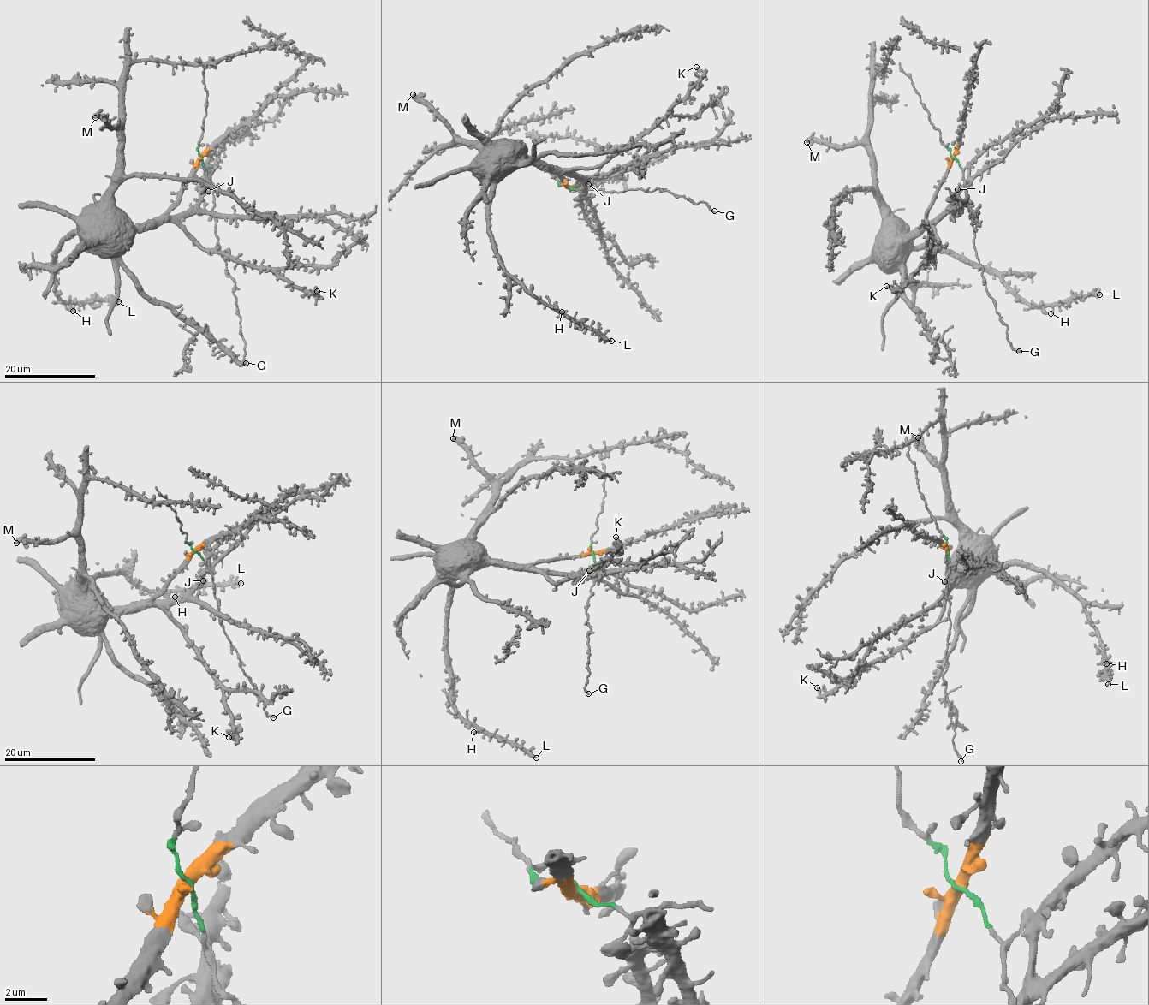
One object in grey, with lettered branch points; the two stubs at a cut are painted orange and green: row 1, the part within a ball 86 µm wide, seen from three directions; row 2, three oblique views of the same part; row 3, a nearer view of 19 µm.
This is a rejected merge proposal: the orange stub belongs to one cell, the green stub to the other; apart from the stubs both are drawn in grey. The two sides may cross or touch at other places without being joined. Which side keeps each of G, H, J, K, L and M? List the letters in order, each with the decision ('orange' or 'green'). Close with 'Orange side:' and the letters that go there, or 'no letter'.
G: green
H: orange
J: orange
K: orange
L: orange
M: orange
Orange side: H, J, K, L, M

